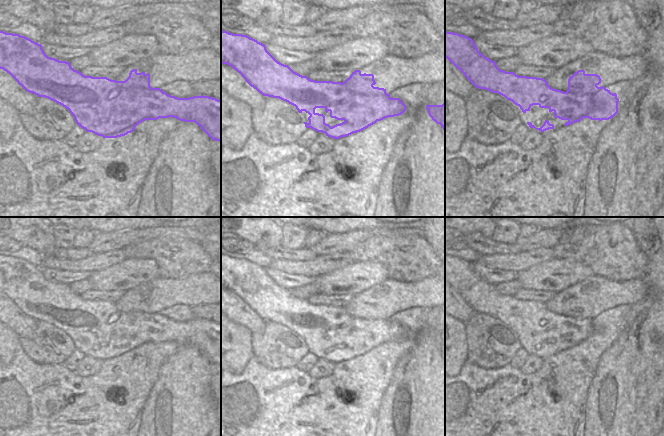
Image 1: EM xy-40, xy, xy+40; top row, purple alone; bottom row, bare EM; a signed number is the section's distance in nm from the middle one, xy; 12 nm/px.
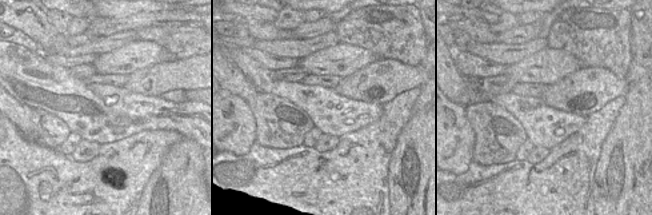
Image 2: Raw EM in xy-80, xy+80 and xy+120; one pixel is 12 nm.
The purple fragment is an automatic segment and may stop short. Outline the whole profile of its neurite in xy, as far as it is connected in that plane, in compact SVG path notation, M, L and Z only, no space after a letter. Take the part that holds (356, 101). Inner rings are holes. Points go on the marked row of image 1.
M221 30L221 64L227 64L235 69L245 81L263 96L279 98L296 107L299 113L305 111L310 116L309 122L303 122L306 128L311 128L317 132L325 133L326 136L334 139L349 136L360 132L369 126L388 117L399 116L406 111L406 105L399 98L391 98L386 93L386 89L375 87L373 74L362 74L360 70L352 72L349 78L343 83L333 81L315 81L307 76L302 76L294 72L288 65L278 62L266 49L265 44L250 38L247 35L233 34ZM316 108L324 108L325 112L330 112L330 117L342 120L340 124L330 126L325 123L325 116L315 112Z

